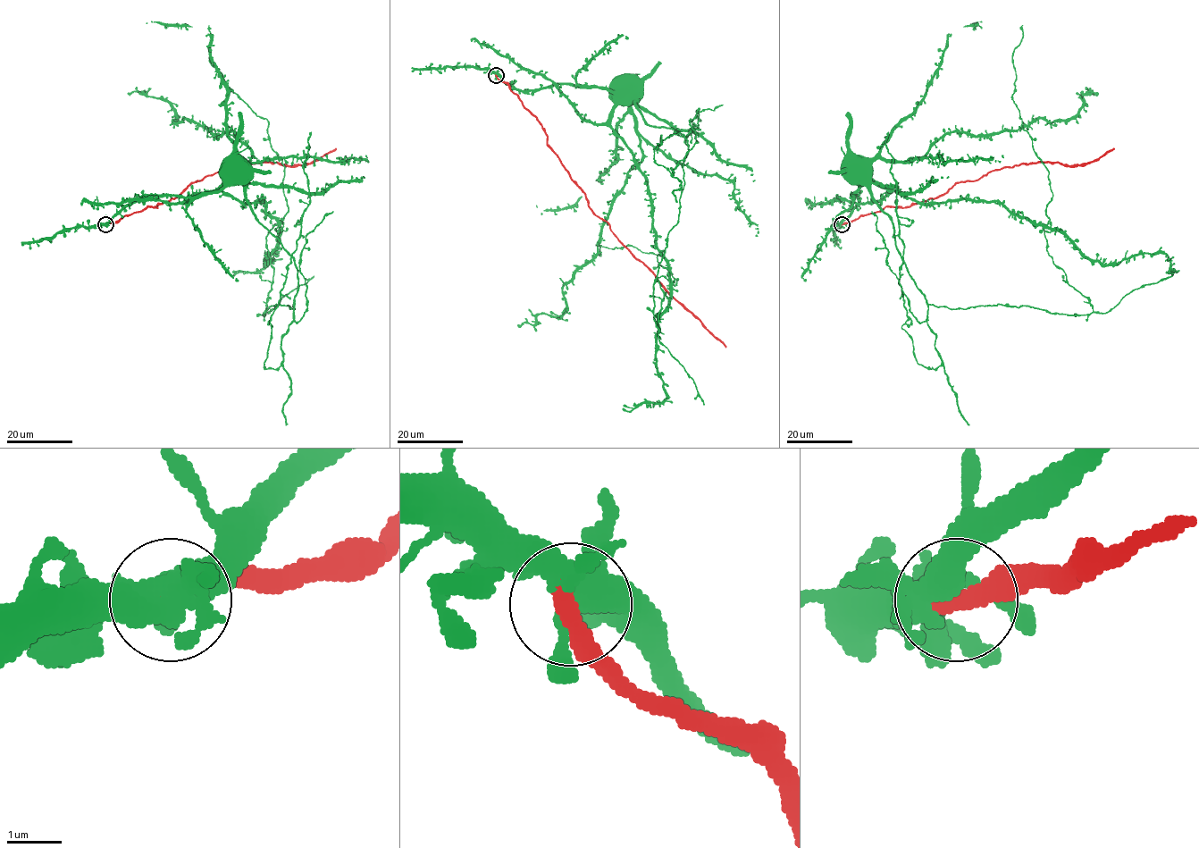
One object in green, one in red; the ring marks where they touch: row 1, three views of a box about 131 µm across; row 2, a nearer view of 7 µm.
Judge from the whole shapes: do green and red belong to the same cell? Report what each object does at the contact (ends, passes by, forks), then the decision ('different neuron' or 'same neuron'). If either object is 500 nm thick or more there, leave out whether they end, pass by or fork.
green forks | red ends | different neuron

